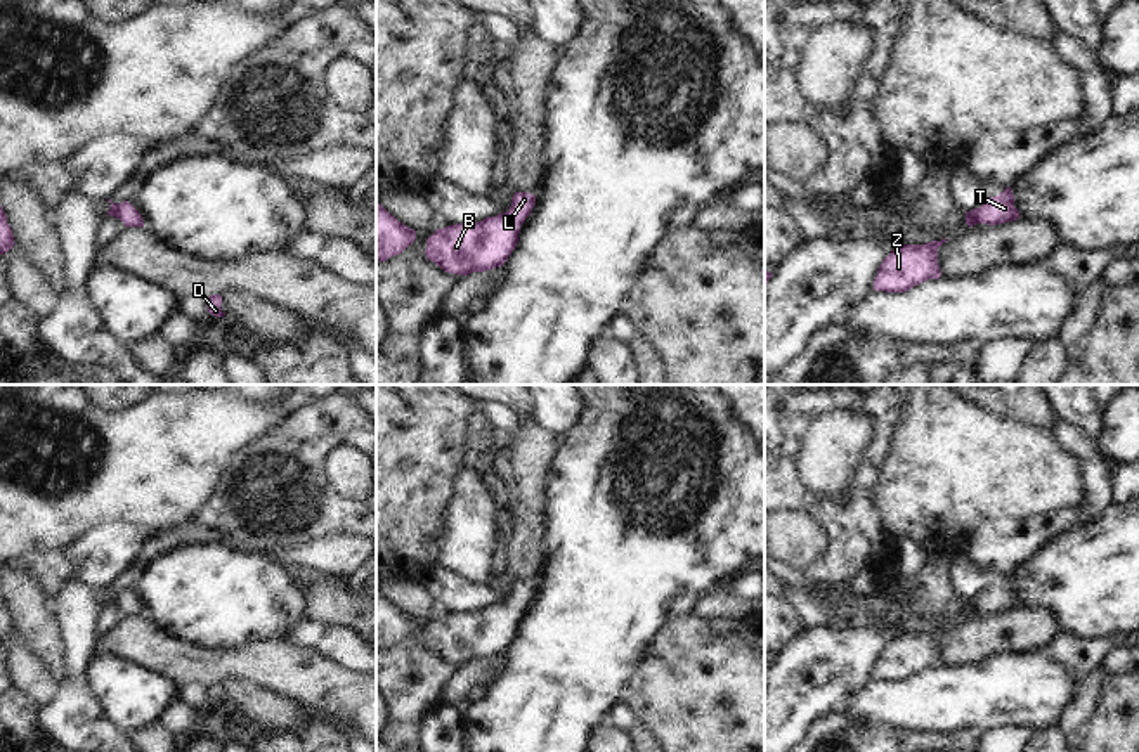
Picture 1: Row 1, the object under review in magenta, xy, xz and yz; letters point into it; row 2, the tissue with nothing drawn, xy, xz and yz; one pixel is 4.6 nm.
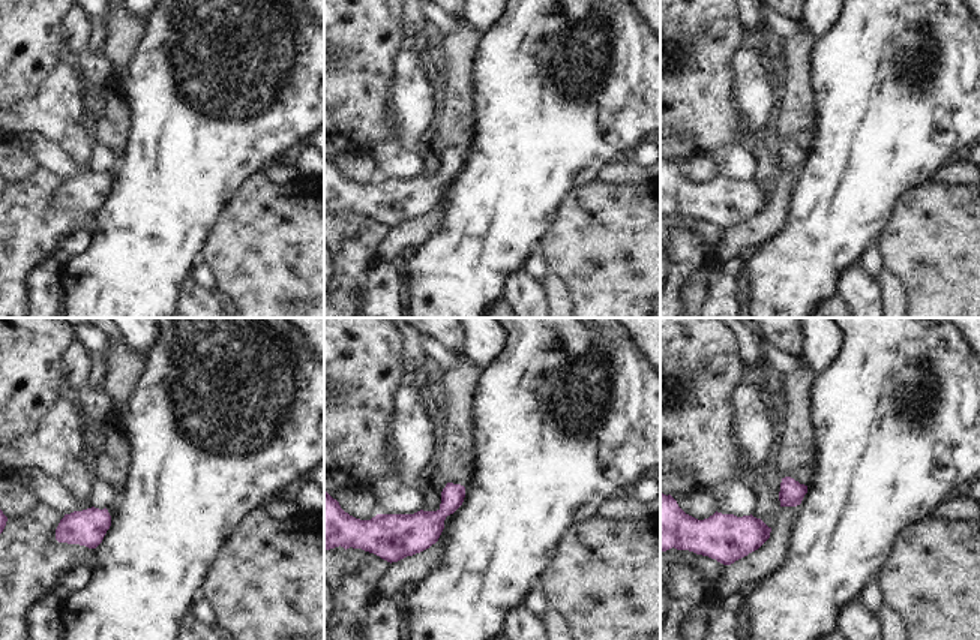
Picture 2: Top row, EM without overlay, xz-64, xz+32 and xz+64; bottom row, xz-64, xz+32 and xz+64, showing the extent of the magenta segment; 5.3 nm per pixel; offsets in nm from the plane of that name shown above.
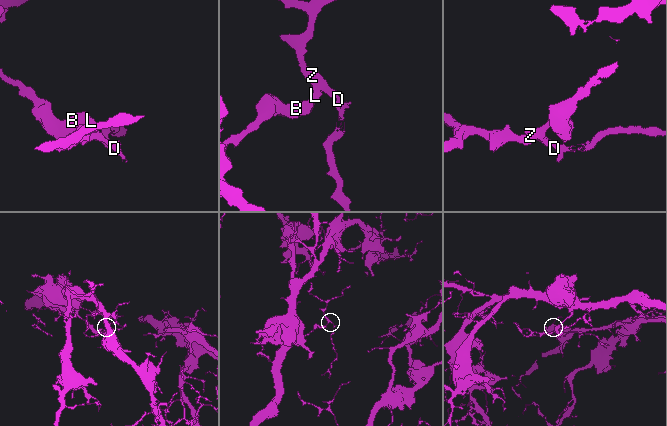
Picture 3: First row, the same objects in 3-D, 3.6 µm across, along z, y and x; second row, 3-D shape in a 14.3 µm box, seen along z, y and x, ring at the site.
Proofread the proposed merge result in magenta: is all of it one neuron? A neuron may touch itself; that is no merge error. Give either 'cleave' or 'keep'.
keep

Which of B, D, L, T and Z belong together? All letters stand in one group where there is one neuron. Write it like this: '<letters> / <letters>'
B D L T Z

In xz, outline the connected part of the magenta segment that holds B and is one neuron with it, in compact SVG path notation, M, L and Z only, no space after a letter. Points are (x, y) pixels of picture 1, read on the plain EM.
M515 580L508 600L477 612L437 617L426 627L425 643L444 660L468 664L503 655L518 631L520 613L530 603L536 584Z

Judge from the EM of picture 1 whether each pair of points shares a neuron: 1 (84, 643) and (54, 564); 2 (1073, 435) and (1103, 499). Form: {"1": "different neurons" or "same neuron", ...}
{"1": "different neurons", "2": "same neuron"}

